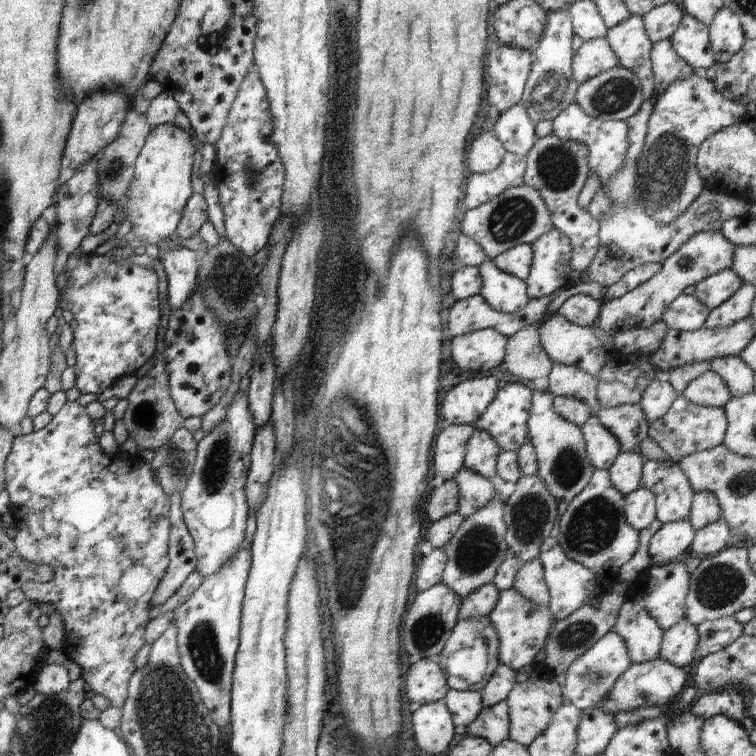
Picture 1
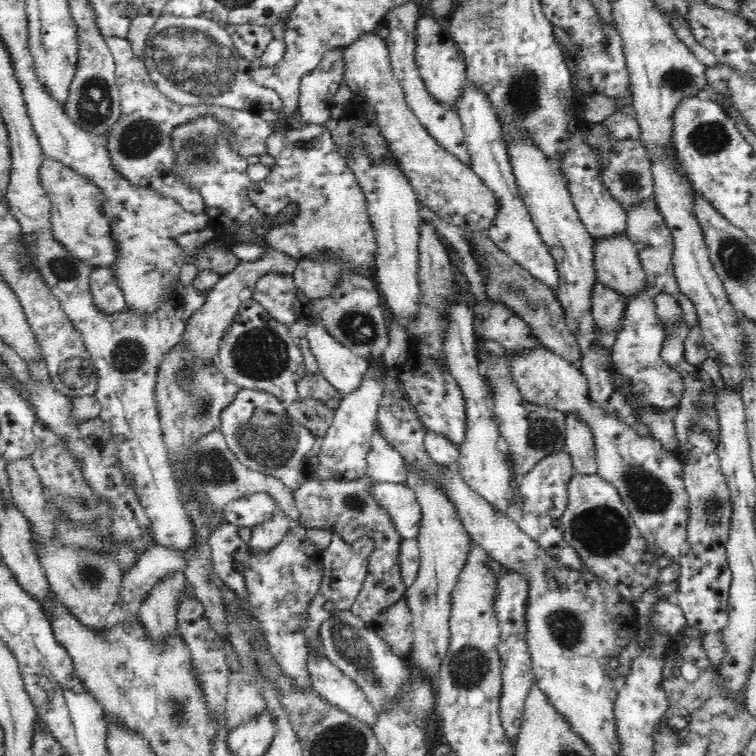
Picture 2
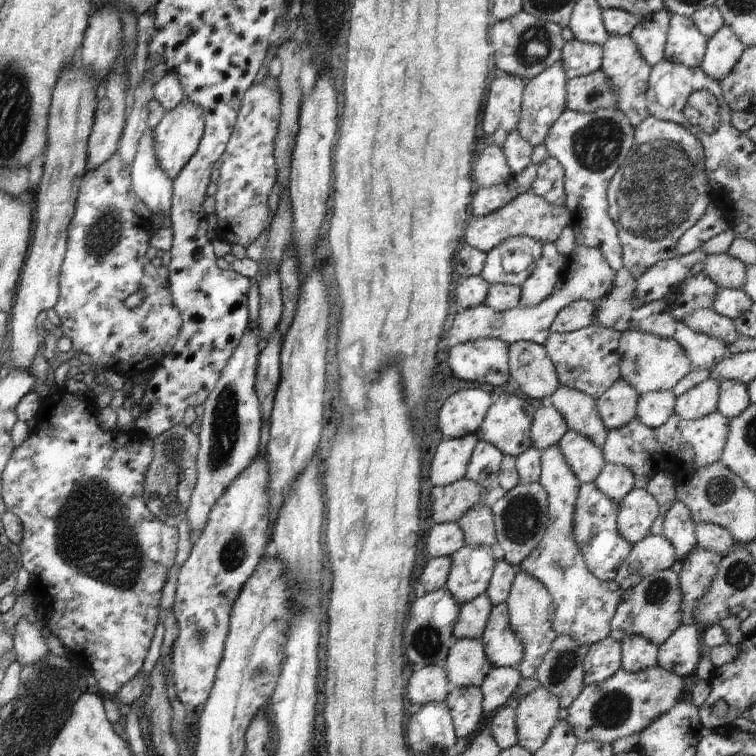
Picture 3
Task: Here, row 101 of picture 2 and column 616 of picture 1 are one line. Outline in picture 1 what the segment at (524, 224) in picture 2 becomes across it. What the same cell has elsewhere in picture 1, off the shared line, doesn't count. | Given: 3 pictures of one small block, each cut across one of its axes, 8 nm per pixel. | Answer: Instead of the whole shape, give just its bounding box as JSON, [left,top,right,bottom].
[607,451,645,497]

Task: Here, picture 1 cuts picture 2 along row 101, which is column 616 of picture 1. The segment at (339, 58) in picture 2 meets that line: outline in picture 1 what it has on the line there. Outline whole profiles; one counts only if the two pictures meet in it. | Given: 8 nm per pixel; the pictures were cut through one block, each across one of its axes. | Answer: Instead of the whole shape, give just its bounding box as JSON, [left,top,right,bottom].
[595,230,733,338]

